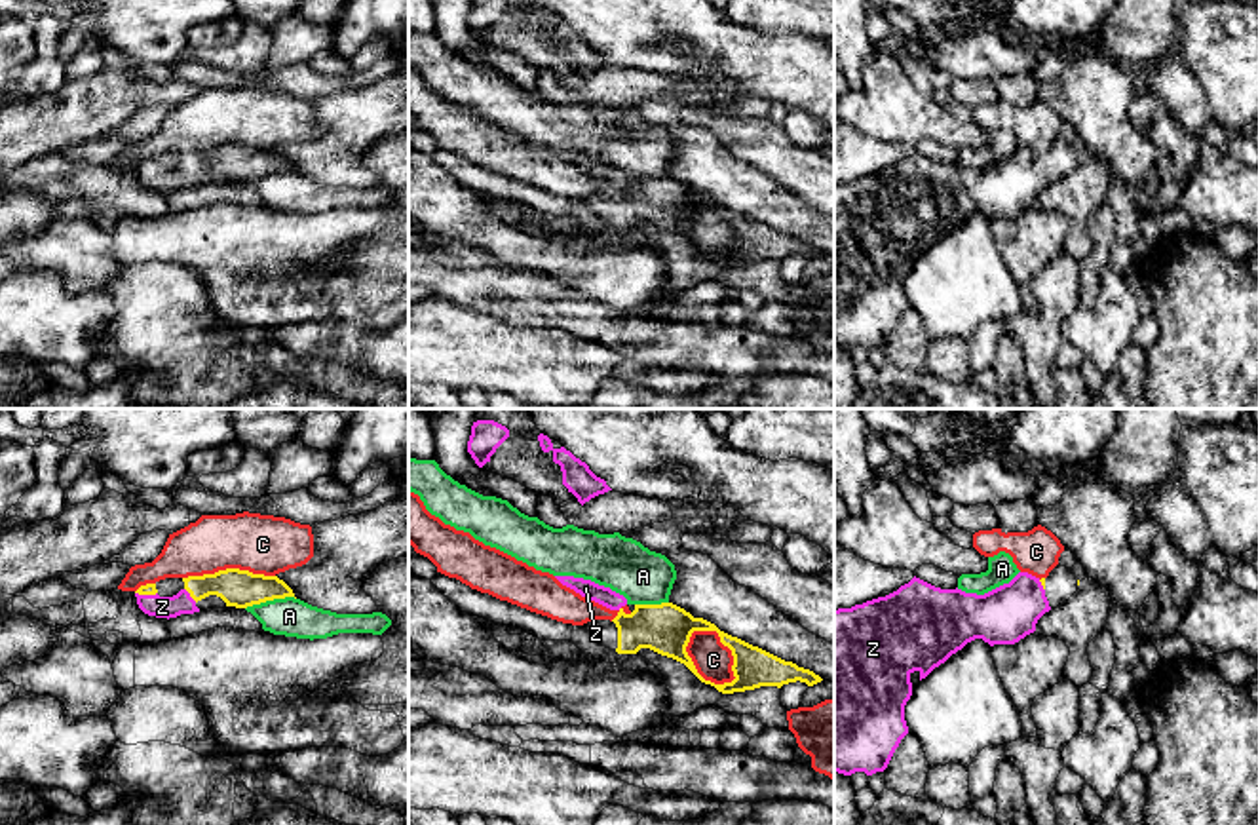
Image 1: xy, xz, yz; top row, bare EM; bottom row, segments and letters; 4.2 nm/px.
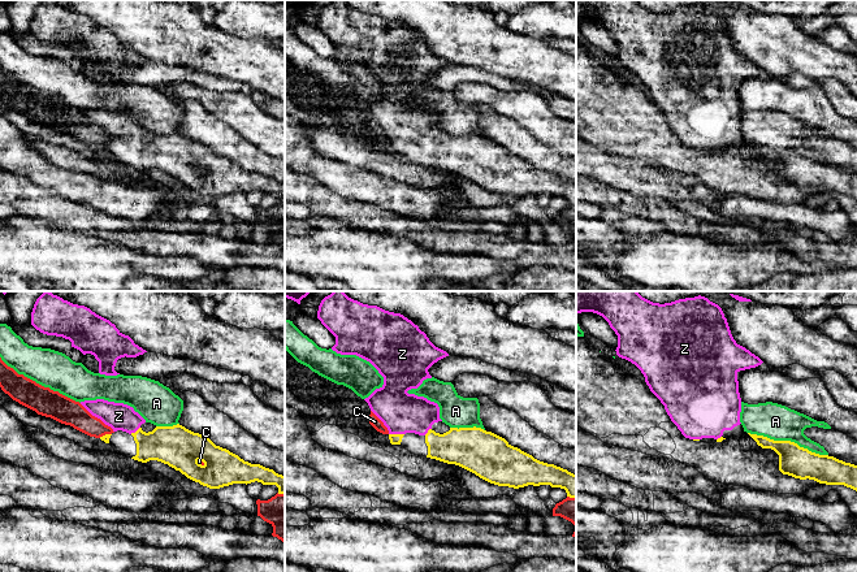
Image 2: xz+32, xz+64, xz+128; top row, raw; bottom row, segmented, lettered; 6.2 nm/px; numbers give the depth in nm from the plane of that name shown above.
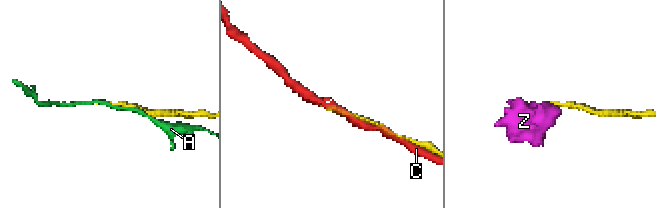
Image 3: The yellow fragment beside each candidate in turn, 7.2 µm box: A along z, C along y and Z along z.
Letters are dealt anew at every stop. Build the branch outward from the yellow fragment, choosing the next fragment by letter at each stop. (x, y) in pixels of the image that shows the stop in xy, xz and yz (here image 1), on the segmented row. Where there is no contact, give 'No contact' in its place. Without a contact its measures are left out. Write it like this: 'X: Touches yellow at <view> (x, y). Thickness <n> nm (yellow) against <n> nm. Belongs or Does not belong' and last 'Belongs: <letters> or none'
A: Touches yellow at xy (270, 599). Thickness 160 nm (yellow) against 170 nm. Does not belong
C: Touches yellow at xz (726, 645). Thickness 190 nm (yellow) against 160 nm. Does not belong
Z: Touches yellow at xy (190, 595). Thickness 160 nm (yellow) against 100 nm. Belongs
Belongs: Z

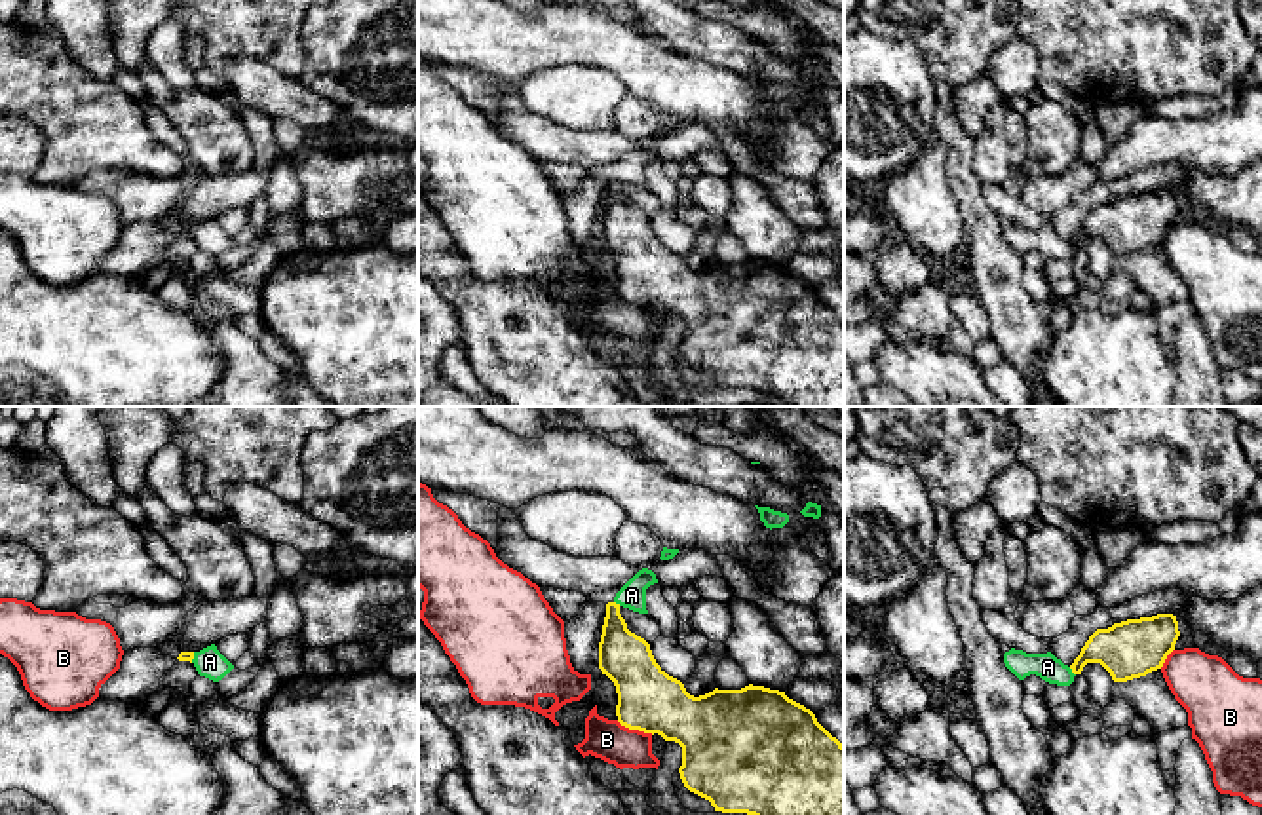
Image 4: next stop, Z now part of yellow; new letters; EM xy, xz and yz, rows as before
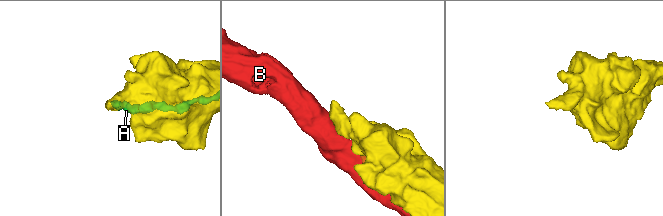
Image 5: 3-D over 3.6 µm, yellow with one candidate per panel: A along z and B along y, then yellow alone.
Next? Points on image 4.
A: Touches yellow at yz (1072, 671). Thickness 240 nm (yellow) against 110 nm. Does not belong
B: Touches yellow at xz (635, 728). Thickness 280 nm (yellow) against 170 nm. Does not belong
Belongs: none

